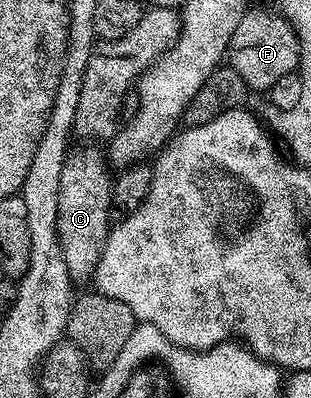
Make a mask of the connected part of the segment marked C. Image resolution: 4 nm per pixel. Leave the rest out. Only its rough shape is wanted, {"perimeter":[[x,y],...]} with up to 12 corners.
{"perimeter":[[69,150],[56,233],[73,281],[91,280],[108,240],[105,158]]}

